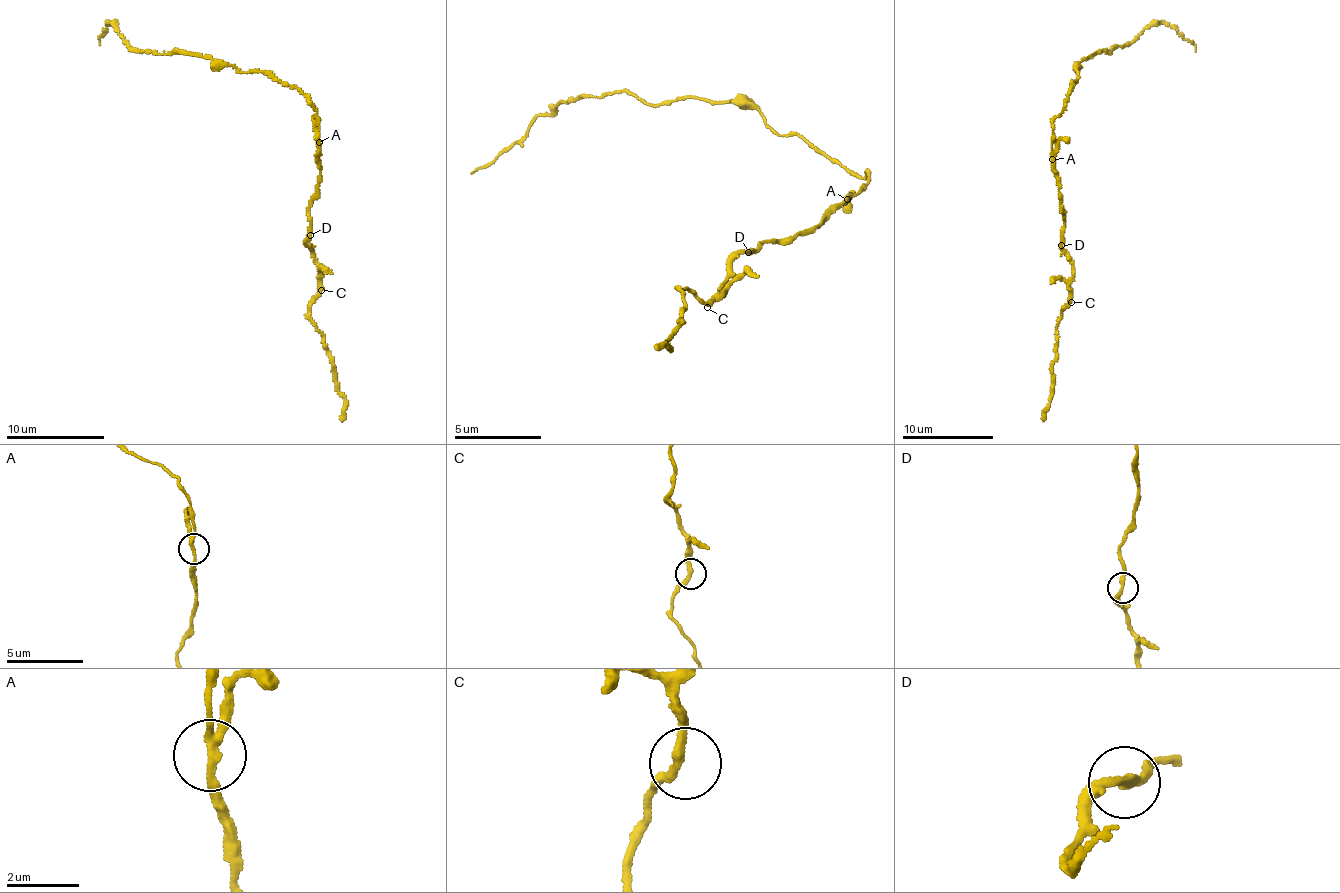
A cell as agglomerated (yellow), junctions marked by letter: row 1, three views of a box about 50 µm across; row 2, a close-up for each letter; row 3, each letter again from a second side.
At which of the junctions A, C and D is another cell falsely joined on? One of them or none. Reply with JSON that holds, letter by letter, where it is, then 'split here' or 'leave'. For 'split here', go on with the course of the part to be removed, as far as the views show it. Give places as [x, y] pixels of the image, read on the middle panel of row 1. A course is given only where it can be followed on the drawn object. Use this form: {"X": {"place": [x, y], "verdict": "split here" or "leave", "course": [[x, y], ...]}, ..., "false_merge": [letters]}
{"A": {"place": [847, 199], "verdict": "split here", "course": [[848, 198], [872, 181], [866, 171], [771, 131], [756, 106], [646, 103], [624, 90], [580, 93], [471, 175]]}, "C": {"place": [707, 307], "verdict": "leave"}, "D": {"place": [748, 252], "verdict": "leave"}, "false_merge": ["A"]}

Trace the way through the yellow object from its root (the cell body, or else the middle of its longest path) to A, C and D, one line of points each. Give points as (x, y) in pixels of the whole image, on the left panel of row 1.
A: (319, 120), (319, 142)
C: (319, 120), (320, 181), (318, 195), (309, 208), (308, 247), (314, 252), (314, 262), (320, 272), (321, 290)
D: (319, 120), (320, 181), (318, 195), (309, 208), (310, 235)

